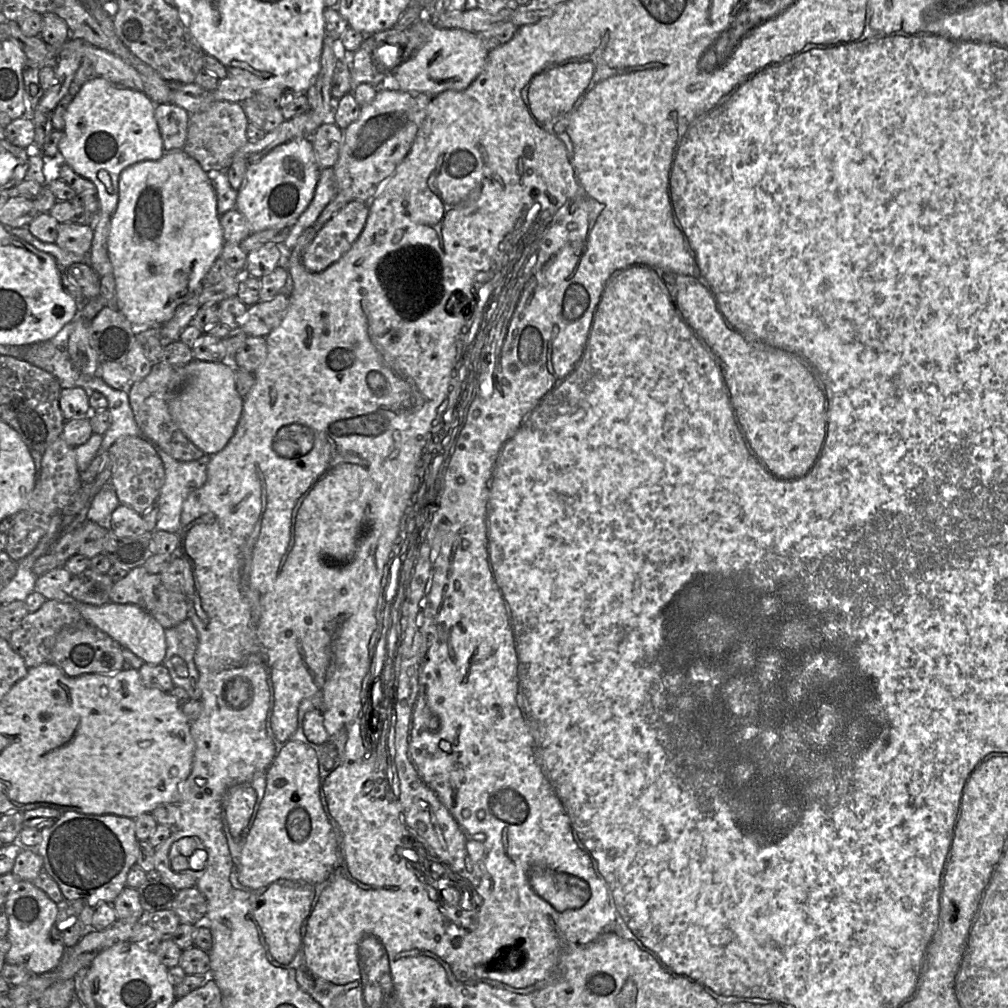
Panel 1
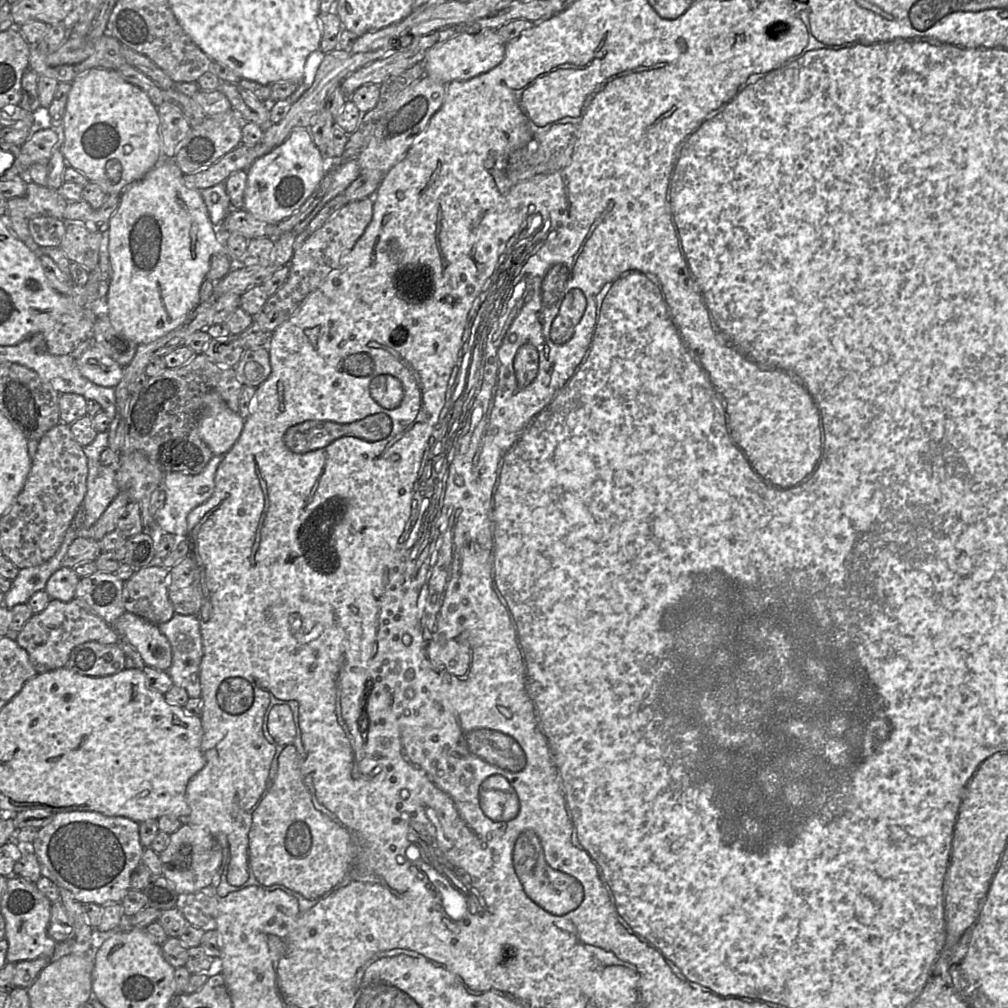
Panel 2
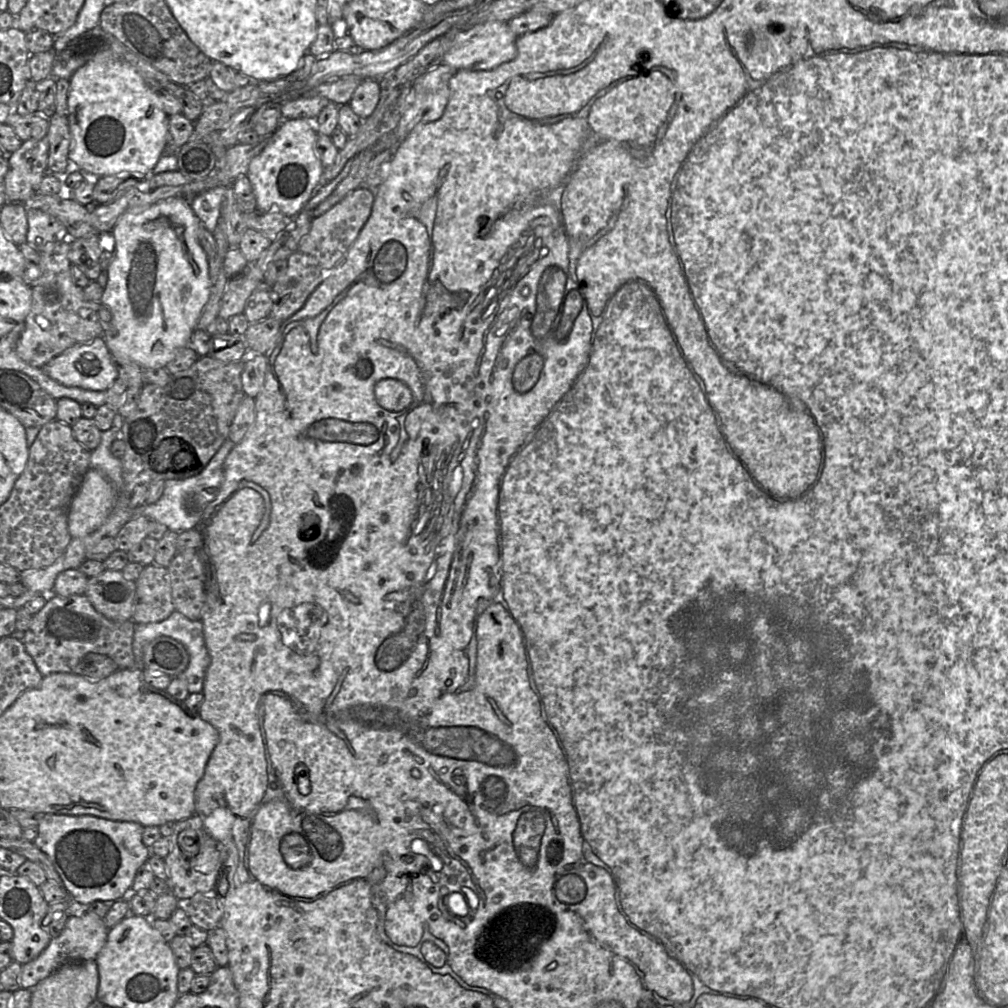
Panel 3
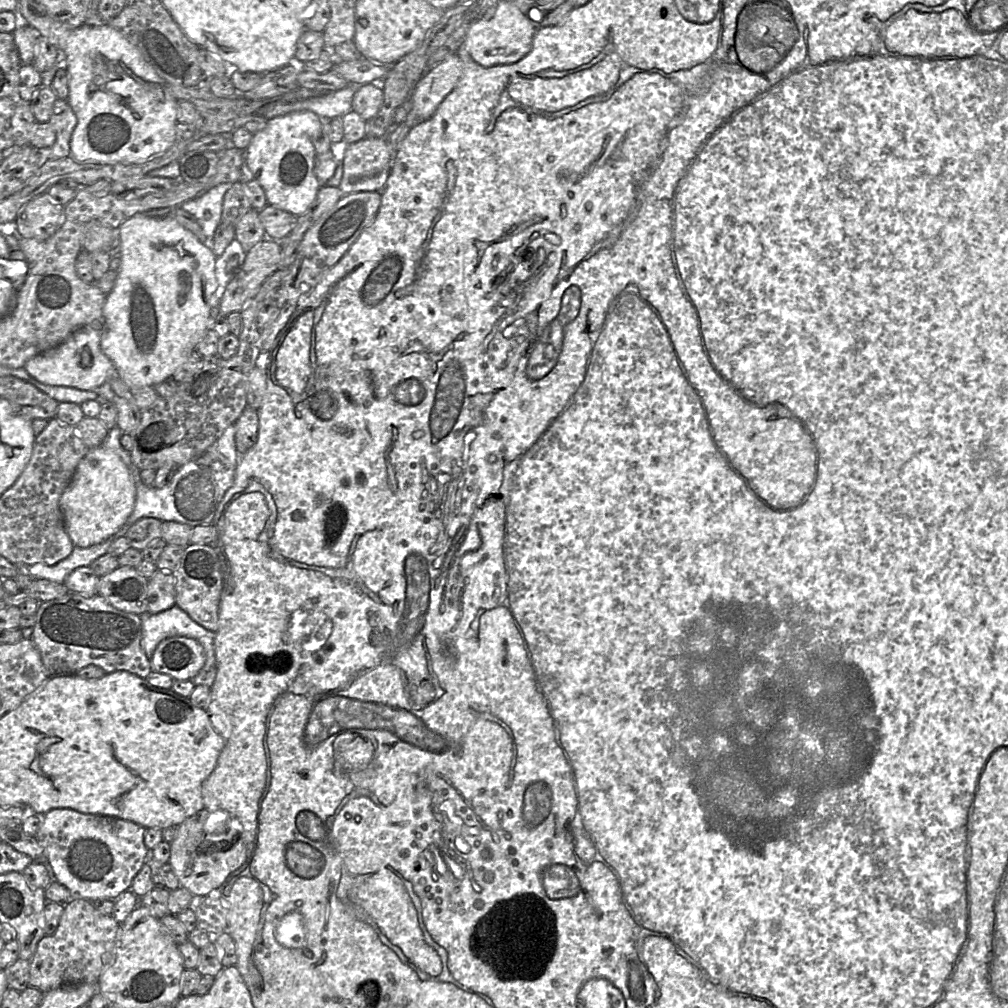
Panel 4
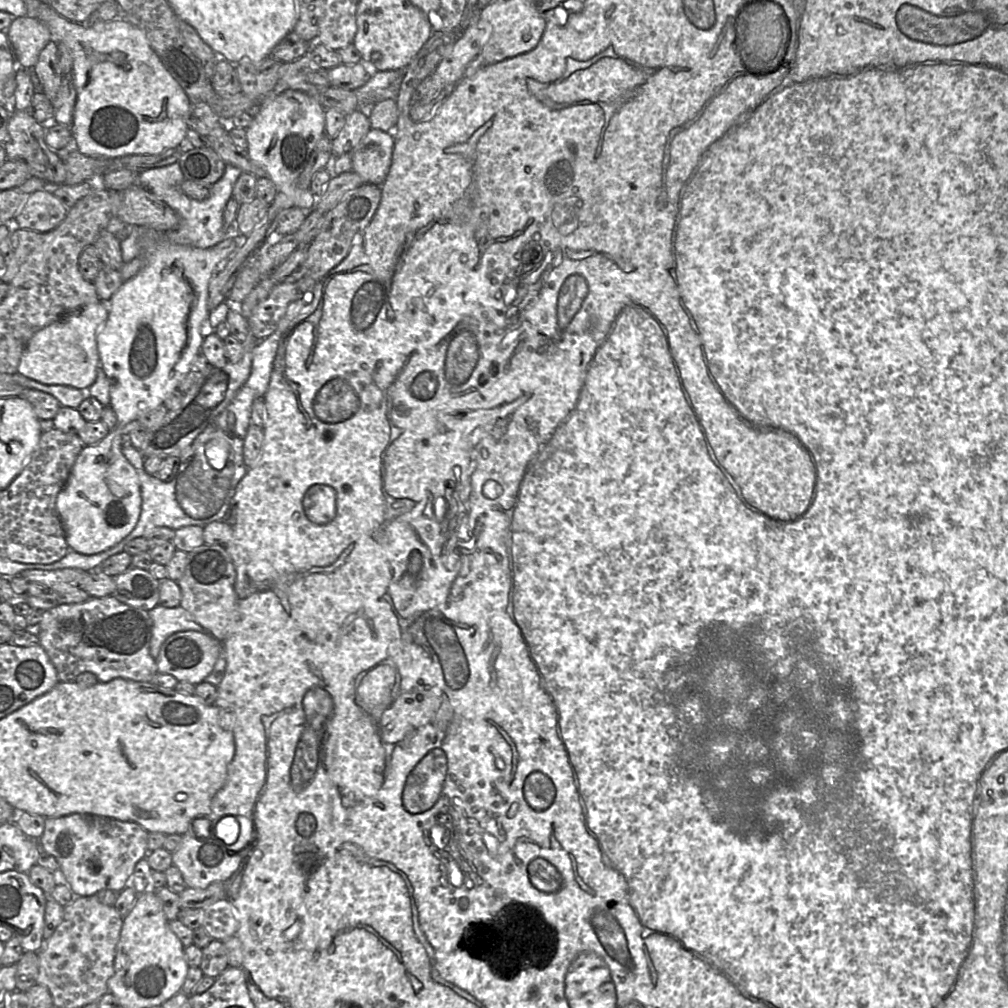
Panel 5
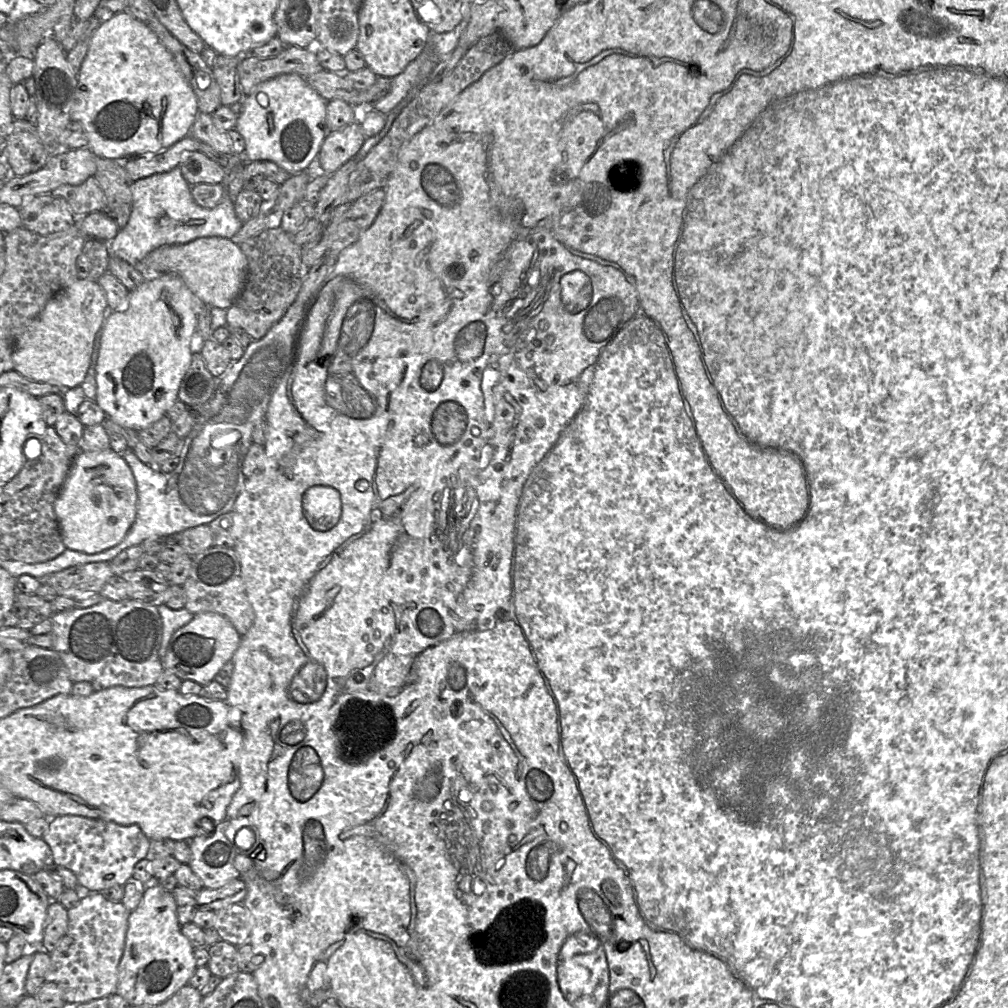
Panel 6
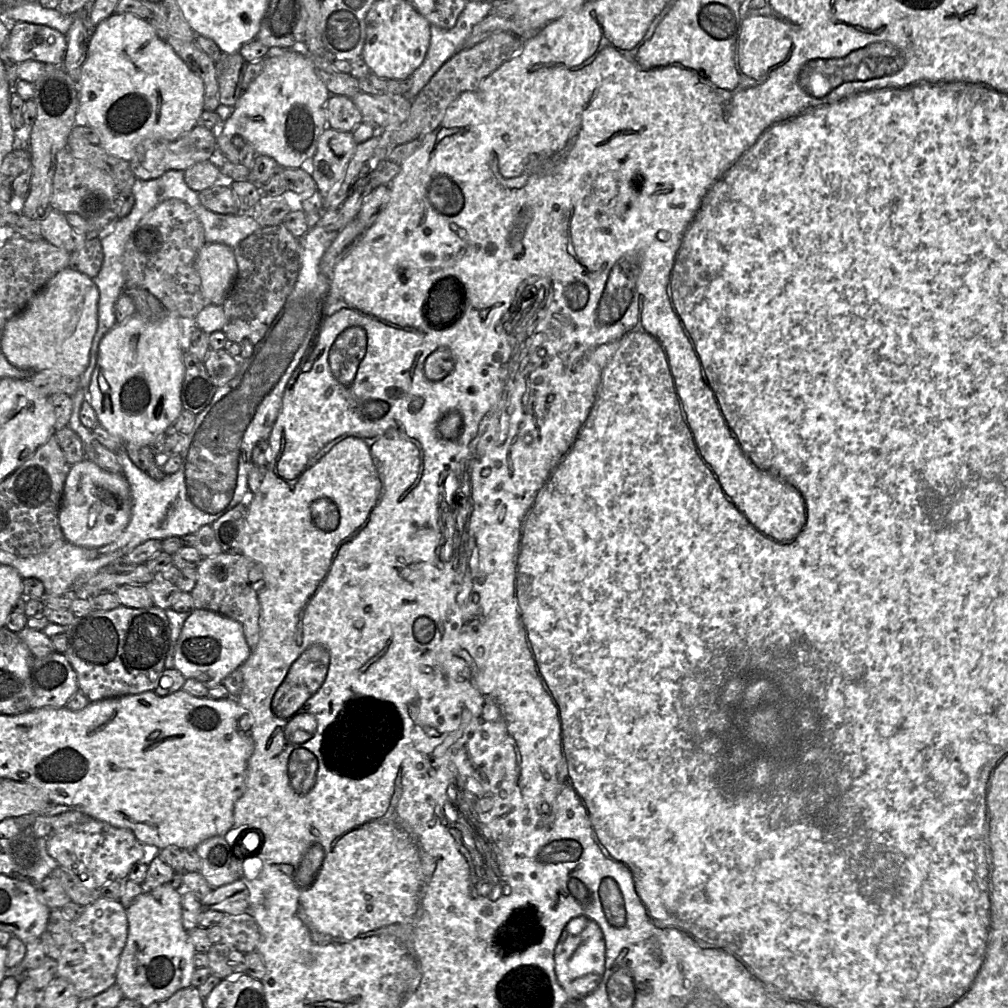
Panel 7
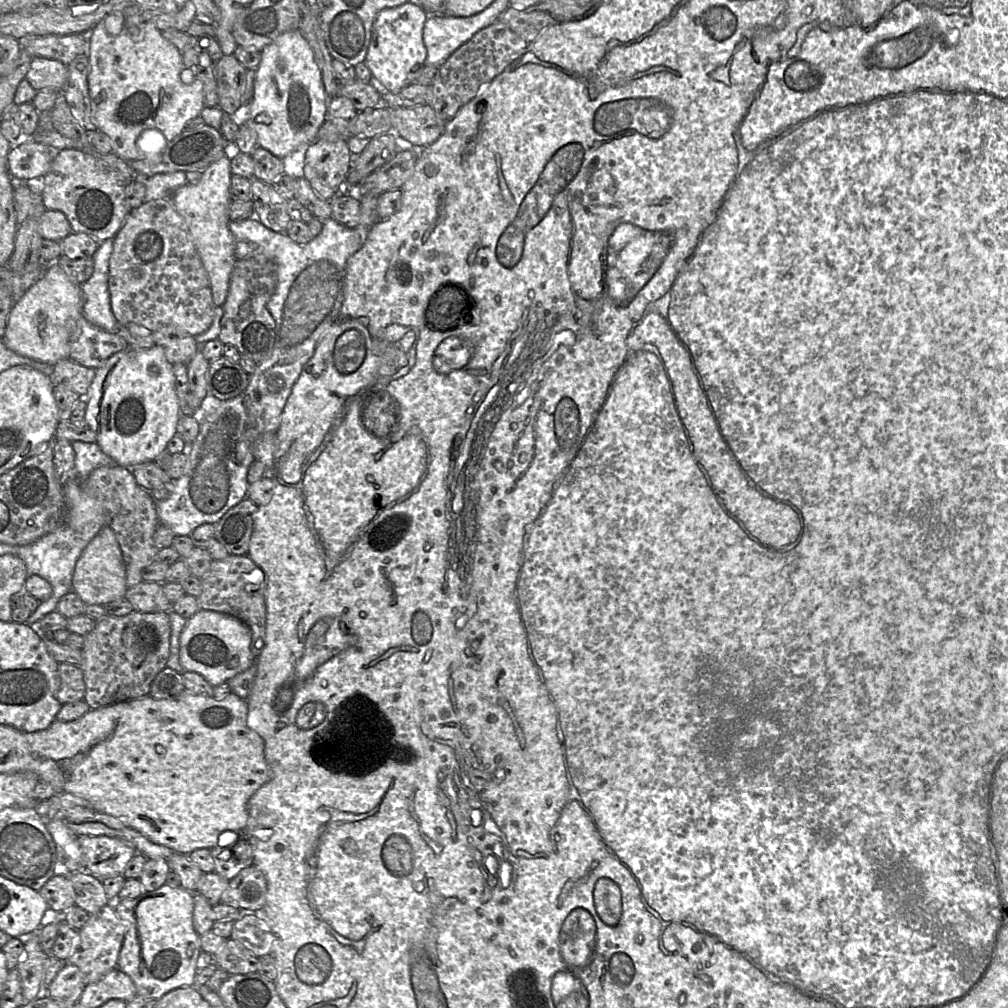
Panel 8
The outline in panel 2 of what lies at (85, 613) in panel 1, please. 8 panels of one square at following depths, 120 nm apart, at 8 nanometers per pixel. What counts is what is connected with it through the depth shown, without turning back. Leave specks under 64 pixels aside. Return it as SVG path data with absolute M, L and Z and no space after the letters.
M125 611L113 624L121 640L132 645L145 666L166 671L172 662L172 650L158 625Z

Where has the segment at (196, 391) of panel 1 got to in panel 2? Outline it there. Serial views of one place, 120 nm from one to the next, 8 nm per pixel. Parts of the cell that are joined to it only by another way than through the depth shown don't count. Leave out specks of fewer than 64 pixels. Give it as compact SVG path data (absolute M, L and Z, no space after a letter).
M209 392L204 397L198 420L199 436L214 455L225 455L239 438L244 421L237 412L227 407L217 392Z

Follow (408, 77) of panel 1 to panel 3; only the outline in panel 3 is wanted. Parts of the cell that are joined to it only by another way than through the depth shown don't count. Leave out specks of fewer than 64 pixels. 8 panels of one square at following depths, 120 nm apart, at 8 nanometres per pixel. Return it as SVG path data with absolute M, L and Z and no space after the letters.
M488 21L468 29L457 29L452 45L443 55L442 62L455 70L491 70L516 58L517 37L507 23L501 21Z

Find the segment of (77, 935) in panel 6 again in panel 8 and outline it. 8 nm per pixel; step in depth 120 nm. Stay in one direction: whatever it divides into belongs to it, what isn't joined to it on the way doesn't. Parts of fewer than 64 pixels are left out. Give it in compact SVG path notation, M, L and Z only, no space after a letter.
M109 903L98 912L90 914L88 921L78 932L80 936L79 945L64 962L76 966L81 971L87 985L99 981L109 971L117 967L118 956L125 934L125 925L117 916L114 905Z

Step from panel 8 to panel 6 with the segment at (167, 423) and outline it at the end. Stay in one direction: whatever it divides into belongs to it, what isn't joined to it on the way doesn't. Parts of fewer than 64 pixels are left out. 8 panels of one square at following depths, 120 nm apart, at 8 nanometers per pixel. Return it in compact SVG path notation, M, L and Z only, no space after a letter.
M175 274L146 279L129 293L122 310L108 312L96 364L96 402L117 424L140 431L161 419L178 399L181 382L188 371L191 338L196 331L198 301L183 280Z

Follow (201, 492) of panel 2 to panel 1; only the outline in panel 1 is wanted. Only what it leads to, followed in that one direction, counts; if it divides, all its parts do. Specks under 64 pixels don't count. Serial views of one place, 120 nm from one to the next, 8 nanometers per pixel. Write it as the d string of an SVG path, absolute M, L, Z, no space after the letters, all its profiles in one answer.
M153 444L165 469L165 482L156 502L159 508L156 530L178 534L183 504L187 497L201 488L207 479L211 456L204 454L191 462L179 462Z

